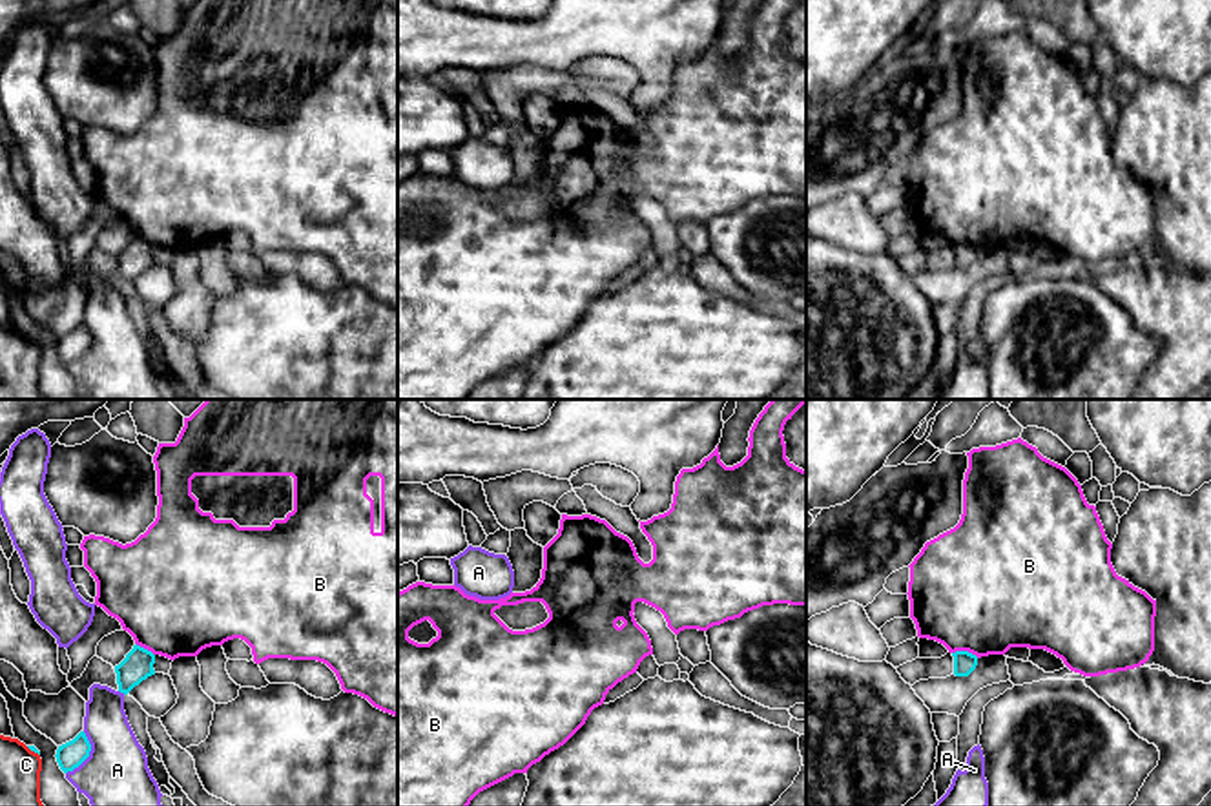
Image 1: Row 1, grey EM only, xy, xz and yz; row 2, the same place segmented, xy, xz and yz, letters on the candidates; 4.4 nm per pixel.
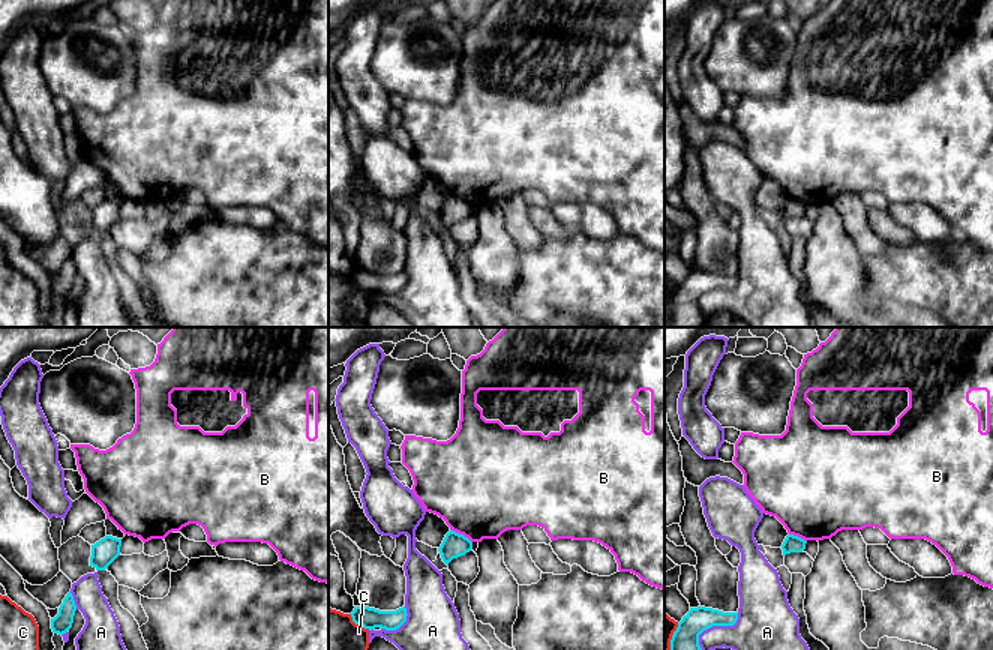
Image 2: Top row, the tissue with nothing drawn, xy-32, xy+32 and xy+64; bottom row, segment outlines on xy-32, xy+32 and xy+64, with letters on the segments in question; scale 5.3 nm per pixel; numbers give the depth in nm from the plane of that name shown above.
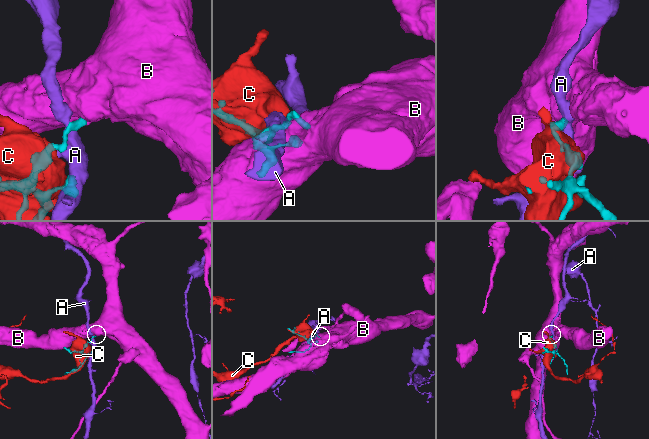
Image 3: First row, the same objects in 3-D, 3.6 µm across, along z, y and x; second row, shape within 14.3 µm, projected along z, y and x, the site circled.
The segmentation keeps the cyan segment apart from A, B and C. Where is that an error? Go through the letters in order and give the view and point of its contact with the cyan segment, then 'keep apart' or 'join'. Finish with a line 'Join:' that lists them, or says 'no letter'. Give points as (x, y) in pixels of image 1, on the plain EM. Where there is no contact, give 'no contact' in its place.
A: meets cyan in xy at (88, 347); keep apart
B: meets cyan in yz at (965, 243); keep apart
C: meets cyan in xy at (33, 341); keep apart
Join: no letter

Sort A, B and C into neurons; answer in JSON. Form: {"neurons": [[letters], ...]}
{"neurons": [["A"], ["B"], ["C"]]}

